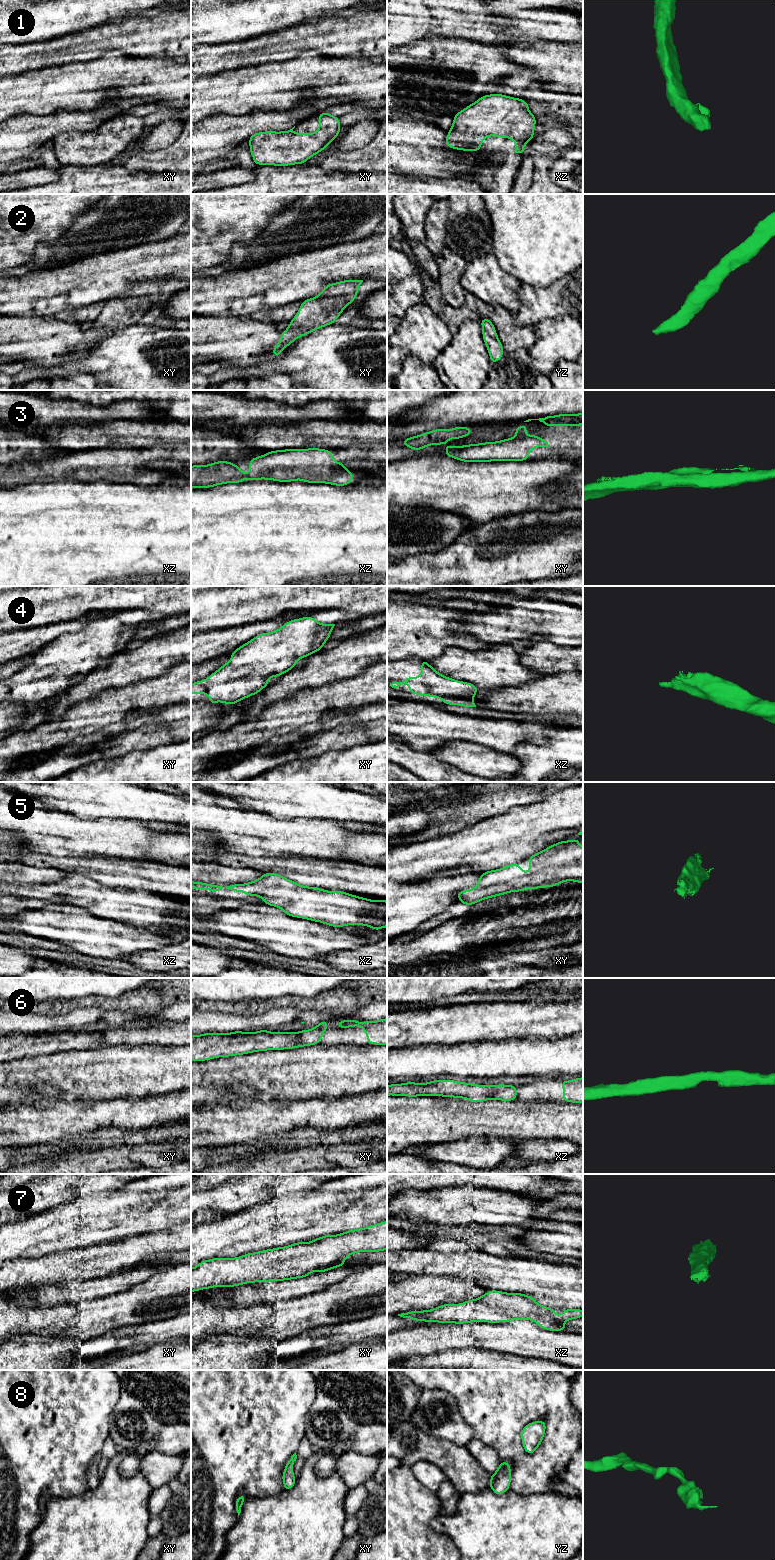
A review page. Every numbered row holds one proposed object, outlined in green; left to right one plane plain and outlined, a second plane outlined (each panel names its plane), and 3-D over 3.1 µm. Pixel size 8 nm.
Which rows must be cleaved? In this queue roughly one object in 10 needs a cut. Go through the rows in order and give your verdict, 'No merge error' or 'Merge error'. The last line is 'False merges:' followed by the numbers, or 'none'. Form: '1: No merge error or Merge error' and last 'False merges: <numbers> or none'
1: No merge error
2: No merge error
3: No merge error
4: No merge error
5: No merge error
6: No merge error
7: No merge error
8: No merge error
False merges: none

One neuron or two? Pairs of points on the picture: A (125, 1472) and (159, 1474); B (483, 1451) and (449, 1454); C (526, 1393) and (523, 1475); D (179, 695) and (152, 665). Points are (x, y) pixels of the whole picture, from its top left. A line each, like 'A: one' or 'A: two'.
A: one
B: two
C: one
D: two

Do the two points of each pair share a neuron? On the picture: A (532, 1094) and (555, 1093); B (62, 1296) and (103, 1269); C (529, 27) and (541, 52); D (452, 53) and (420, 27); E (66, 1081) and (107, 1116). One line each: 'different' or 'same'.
A: same
B: same
C: different
D: different
E: different

